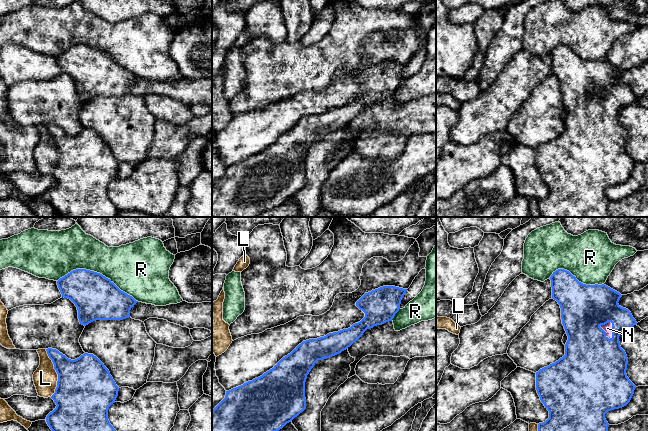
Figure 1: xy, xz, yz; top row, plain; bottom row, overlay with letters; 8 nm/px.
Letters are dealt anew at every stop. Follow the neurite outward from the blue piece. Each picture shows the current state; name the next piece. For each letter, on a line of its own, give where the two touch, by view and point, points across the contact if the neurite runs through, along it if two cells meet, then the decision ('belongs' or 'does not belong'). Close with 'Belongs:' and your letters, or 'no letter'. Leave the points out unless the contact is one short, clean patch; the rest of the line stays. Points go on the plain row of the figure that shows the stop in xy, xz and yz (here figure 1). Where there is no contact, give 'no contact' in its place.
L: xy (57, 149) | does not belong
N: yz (612, 106) | belongs
R: xy (98, 49) | does not belong
Belongs: N

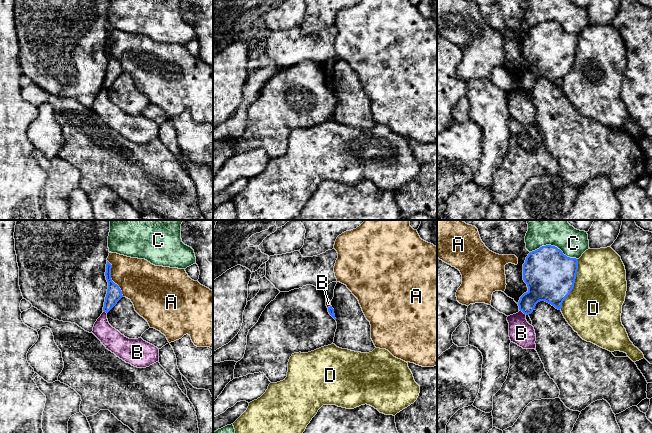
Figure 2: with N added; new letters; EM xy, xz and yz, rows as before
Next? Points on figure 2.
A: xy (110, 54) | does not belong
B: yz (523, 88) | along yz (519, 85), (526, 90) | does not belong
C: yz (554, 22) | does not belong
D: yz (573, 60) | does not belong
Belongs: no letter

